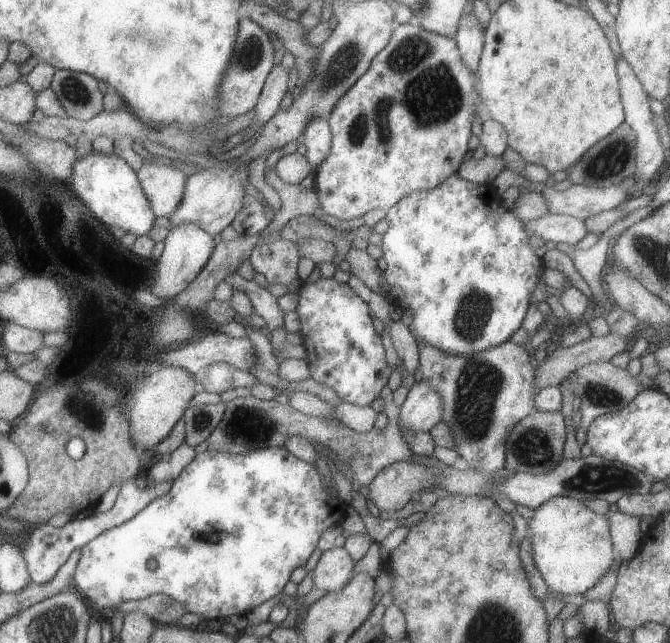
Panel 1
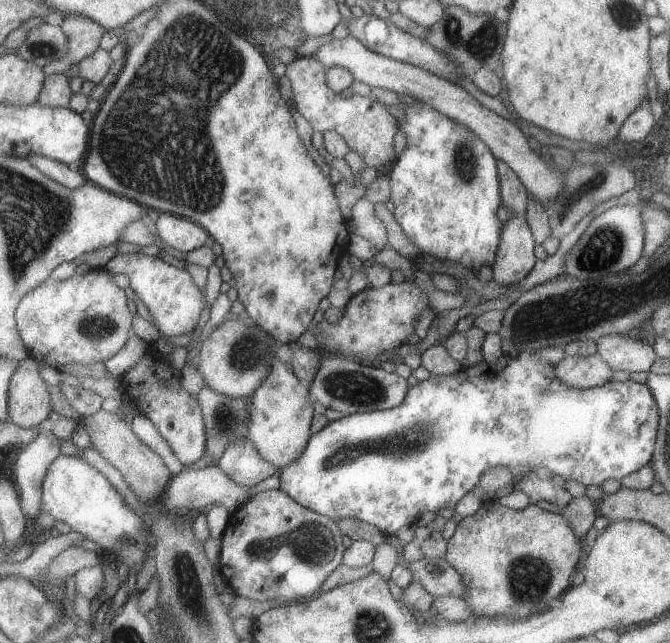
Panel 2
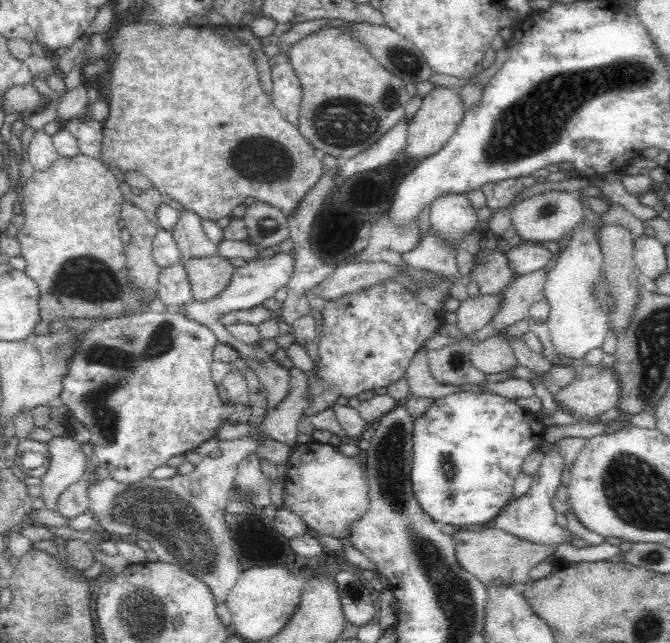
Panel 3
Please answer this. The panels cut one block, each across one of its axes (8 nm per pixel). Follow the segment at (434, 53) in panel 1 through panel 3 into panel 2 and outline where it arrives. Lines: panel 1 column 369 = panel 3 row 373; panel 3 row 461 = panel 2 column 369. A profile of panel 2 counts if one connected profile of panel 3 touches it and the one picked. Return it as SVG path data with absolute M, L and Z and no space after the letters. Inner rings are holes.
M297 56L286 66L285 75L291 83L296 110L311 125L312 131L334 131L339 134L349 150L361 157L365 167L373 168L378 175L385 175L392 170L398 158L393 140L400 126L382 103L369 96L353 94L350 98L341 98L340 94L333 93L324 82L325 68L311 56Z

